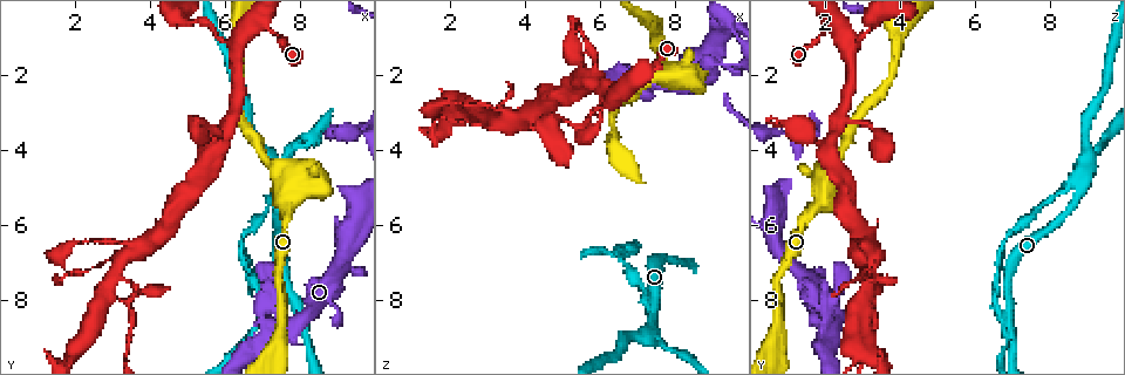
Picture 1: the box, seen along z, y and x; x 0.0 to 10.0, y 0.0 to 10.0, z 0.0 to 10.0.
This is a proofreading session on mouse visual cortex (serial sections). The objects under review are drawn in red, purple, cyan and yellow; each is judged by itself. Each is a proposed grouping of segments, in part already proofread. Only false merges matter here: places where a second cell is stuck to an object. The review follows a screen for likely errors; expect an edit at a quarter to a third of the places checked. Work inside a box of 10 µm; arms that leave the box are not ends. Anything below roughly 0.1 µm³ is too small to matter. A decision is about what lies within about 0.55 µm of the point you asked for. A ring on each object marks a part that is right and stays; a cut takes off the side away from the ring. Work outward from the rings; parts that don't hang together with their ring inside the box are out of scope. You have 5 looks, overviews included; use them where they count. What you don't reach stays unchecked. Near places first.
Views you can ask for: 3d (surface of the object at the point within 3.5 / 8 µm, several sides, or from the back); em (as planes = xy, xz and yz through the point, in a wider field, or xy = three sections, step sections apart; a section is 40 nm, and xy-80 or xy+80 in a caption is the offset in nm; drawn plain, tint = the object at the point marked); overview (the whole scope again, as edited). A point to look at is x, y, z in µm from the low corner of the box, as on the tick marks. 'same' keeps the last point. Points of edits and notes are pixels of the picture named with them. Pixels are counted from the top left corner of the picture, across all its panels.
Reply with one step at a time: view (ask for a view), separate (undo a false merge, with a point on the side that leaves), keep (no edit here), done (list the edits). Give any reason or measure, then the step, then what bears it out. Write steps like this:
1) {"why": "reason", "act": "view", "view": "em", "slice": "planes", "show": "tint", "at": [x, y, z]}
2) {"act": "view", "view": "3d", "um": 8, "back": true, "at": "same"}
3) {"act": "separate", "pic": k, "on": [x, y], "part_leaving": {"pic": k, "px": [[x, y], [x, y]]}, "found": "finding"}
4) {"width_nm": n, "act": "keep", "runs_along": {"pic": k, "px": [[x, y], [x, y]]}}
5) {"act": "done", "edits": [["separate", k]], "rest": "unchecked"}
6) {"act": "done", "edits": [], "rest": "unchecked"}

{"why": "branch point", "act": "view", "view": "3d", "um": 3.5, "back": true, "at": [7.45, 8.75, 2.15]}

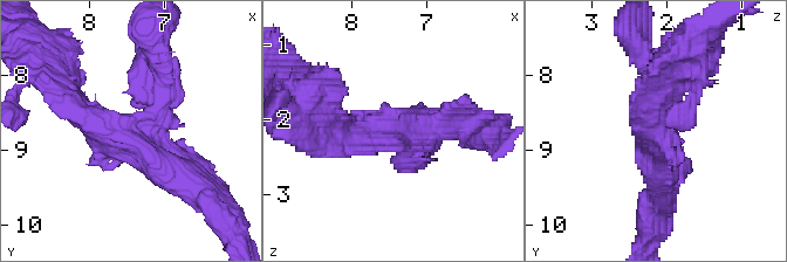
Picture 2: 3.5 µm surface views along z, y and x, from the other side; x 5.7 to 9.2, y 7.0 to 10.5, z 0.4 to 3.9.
{"act": "view", "view": "em", "slice": "xy", "step": 3, "show": "tint", "at": [7.45, 8.80, 2.15]}

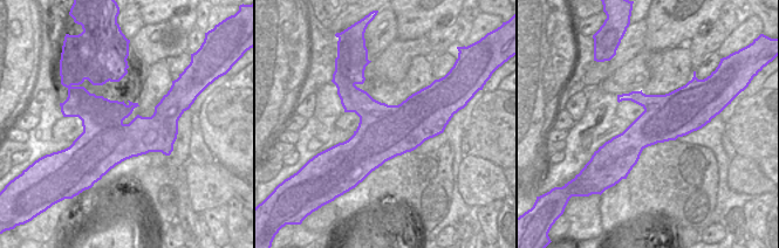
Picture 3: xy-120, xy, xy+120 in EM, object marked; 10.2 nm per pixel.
{"act": "separate", "pic": 2, "on": [412, 156], "part_leaving": {"pic": 2, "px": [[158, 98], [158, 30]]}, "found": "a second cell is stuck on"}

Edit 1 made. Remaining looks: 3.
{"why": "see it whole again", "act": "view", "view": "overview"}

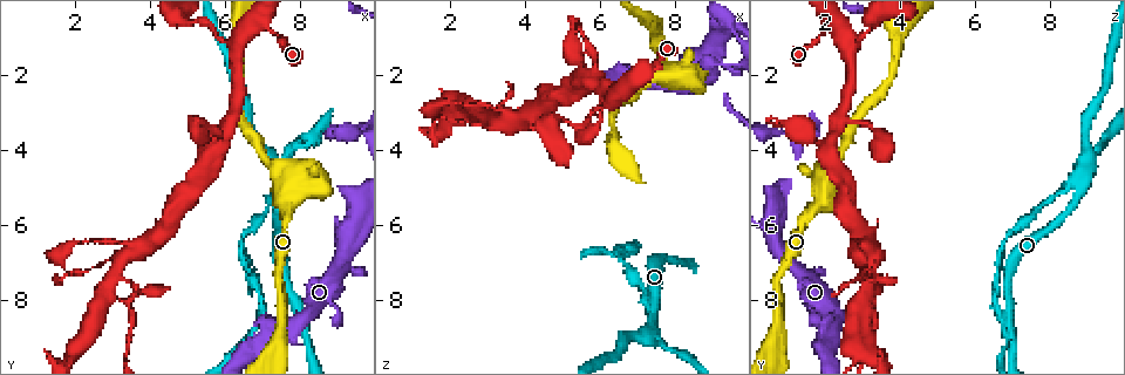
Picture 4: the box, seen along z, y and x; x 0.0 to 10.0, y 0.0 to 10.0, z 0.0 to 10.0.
{"why": "sharp bend", "act": "view", "view": "3d", "um": 3.5, "back": true, "at": [7.80, 5.35, 1.90]}

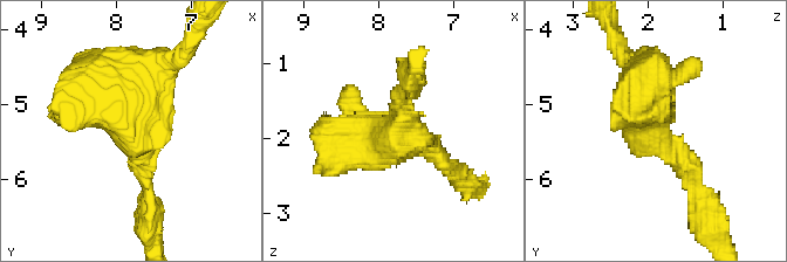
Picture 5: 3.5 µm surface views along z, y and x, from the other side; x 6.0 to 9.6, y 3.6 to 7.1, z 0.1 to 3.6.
{"why": "shape alone is not enough", "act": "view", "view": "em", "slice": "xy", "step": 2, "show": "tint", "at": [7.75, 5.30, 2.00]}

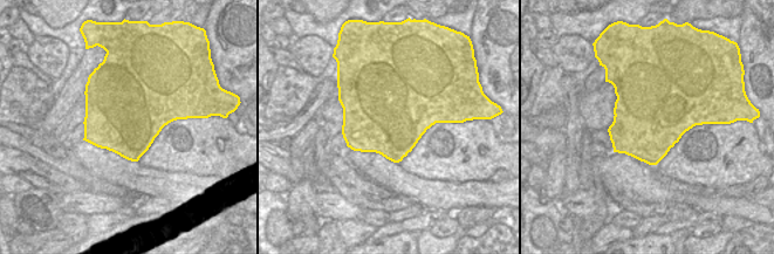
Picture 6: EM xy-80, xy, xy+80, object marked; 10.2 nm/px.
{"act": "keep", "found": "all the same cell"}

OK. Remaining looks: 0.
{"act": "done", "edits": [["separate", 2]], "rest": "unchecked"}

